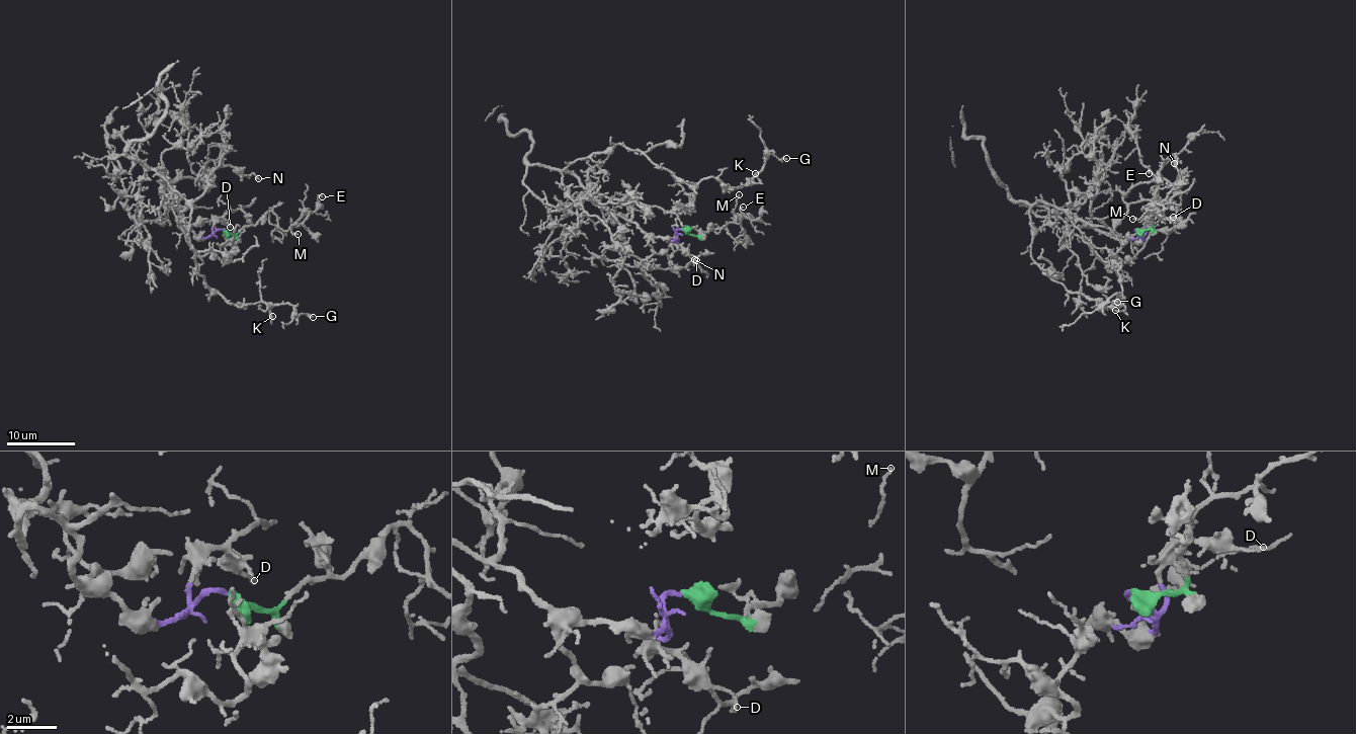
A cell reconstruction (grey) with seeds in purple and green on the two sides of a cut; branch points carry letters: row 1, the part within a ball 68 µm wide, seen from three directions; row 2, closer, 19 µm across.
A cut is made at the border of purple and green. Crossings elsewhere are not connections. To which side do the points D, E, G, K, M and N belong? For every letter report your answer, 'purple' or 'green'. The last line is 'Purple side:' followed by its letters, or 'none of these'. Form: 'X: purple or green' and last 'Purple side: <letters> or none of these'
D: purple
E: green
G: purple
K: purple
M: green
N: purple
Purple side: D, G, K, N

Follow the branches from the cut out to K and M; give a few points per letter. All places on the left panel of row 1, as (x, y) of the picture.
K: (222, 229), (204, 237), (184, 229), (157, 168), (191, 208), (188, 235), (210, 289), (271, 316)
M: (223, 230), (237, 234), (270, 213), (276, 217), (277, 227), (288, 230), (289, 227), (293, 235), (298, 234)

